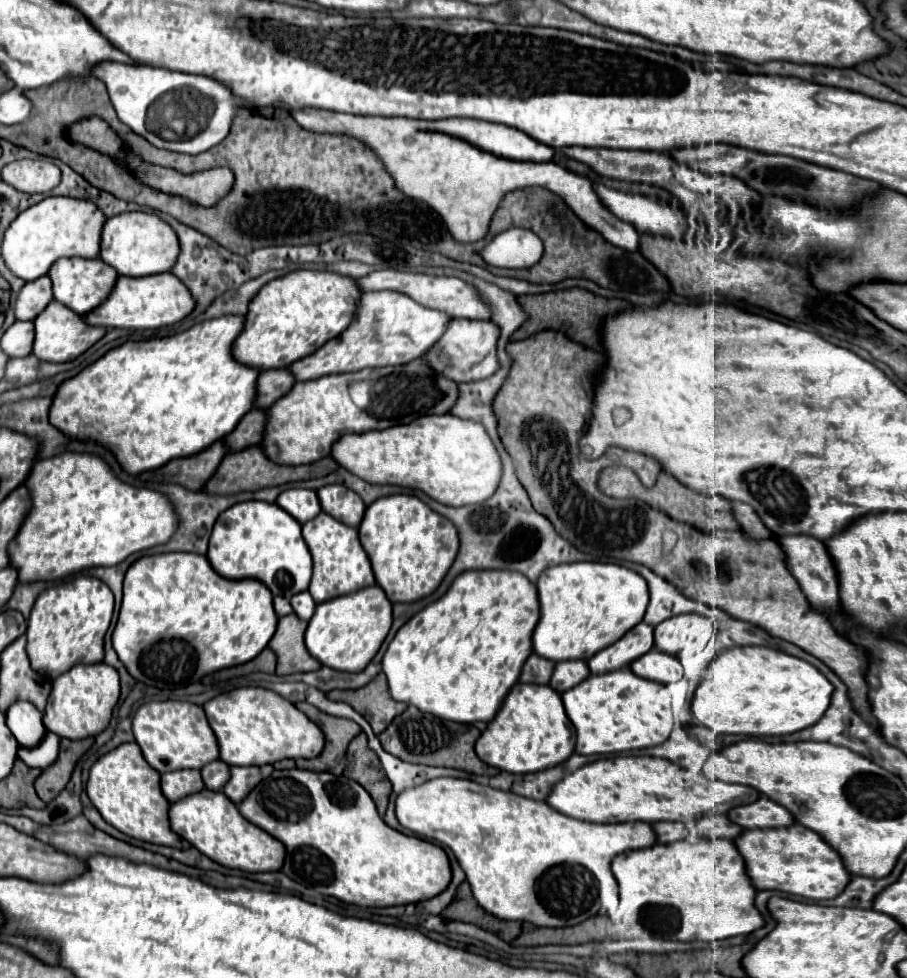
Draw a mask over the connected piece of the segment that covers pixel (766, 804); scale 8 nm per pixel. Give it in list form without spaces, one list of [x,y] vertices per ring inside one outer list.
[[[760,796],[752,804],[732,808],[728,818],[742,828],[780,828],[794,824],[794,816],[766,796]]]

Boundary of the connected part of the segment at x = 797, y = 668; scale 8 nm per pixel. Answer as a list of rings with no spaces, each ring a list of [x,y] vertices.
[[[744,646],[720,652],[692,700],[694,718],[714,734],[784,736],[816,724],[826,712],[832,684],[806,660],[770,646]]]

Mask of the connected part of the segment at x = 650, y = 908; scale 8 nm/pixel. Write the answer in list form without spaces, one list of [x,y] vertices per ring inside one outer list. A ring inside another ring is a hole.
[[[688,836],[672,844],[654,844],[644,850],[630,850],[618,854],[612,860],[612,872],[620,888],[620,908],[632,916],[622,918],[624,924],[638,924],[656,938],[666,940],[724,940],[738,934],[750,934],[764,926],[760,912],[754,908],[754,894],[742,856],[730,840],[708,840],[700,836]]]

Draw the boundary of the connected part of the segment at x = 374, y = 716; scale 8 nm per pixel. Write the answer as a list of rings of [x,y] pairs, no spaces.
[[[382,672],[358,690],[332,690],[328,692],[328,698],[346,702],[356,708],[370,722],[374,734],[380,734],[392,722],[394,716],[406,710],[406,704],[400,704],[390,698],[386,676]]]

